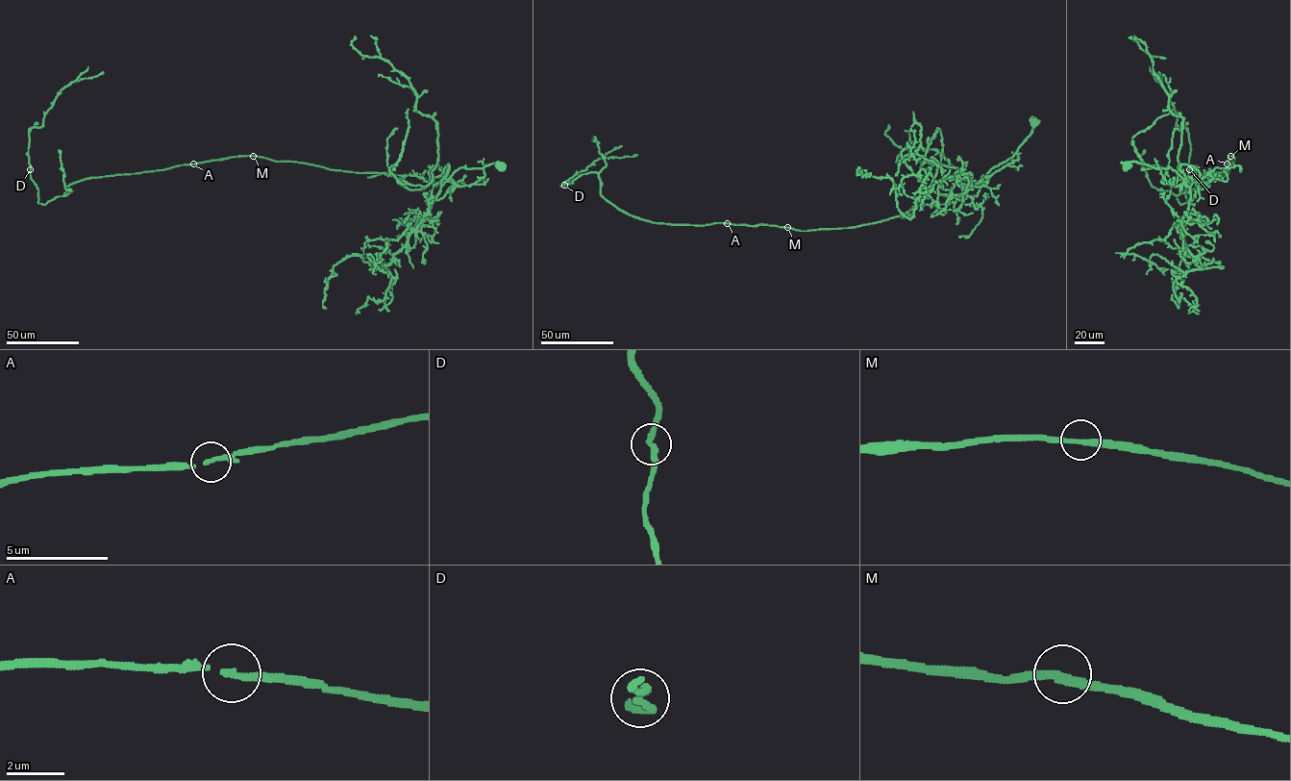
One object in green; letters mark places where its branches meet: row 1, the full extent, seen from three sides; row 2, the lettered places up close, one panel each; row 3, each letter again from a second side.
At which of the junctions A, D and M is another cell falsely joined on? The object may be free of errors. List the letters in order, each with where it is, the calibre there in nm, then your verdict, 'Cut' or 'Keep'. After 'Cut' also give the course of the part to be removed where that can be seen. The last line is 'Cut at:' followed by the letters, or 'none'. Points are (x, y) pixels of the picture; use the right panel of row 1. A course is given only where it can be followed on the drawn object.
A: Place: (1227, 163). Thickness 170 nm. Keep
D: Place: (1189, 169). Thickness 240 nm. Keep
M: Place: (1230, 156). Thickness 280 nm. Keep
Cut at: none

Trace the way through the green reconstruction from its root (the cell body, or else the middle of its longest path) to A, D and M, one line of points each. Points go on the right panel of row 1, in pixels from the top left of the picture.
A: (1126, 166), (1171, 167), (1189, 188), (1192, 165), (1201, 189), (1197, 176), (1228, 163)
D: (1126, 166), (1171, 167), (1189, 188), (1192, 165), (1201, 189), (1197, 176), (1234, 158), (1180, 205), (1188, 169)
M: (1126, 166), (1171, 167), (1189, 188), (1179, 164), (1192, 165), (1201, 189), (1195, 178), (1228, 170), (1230, 156)

